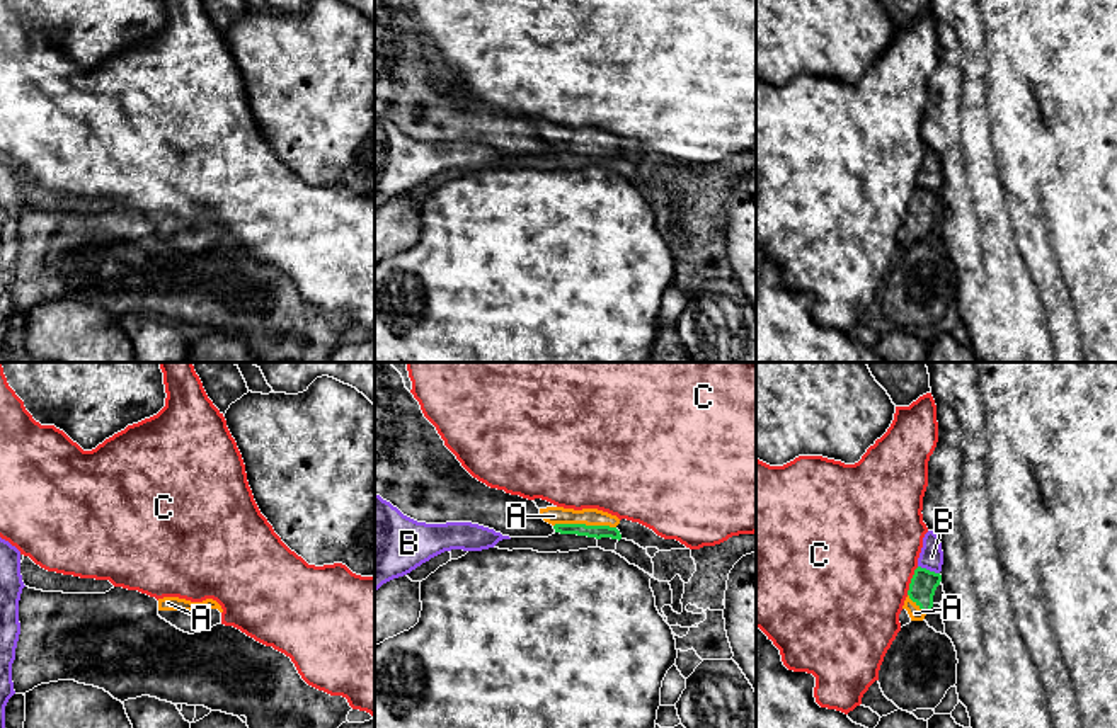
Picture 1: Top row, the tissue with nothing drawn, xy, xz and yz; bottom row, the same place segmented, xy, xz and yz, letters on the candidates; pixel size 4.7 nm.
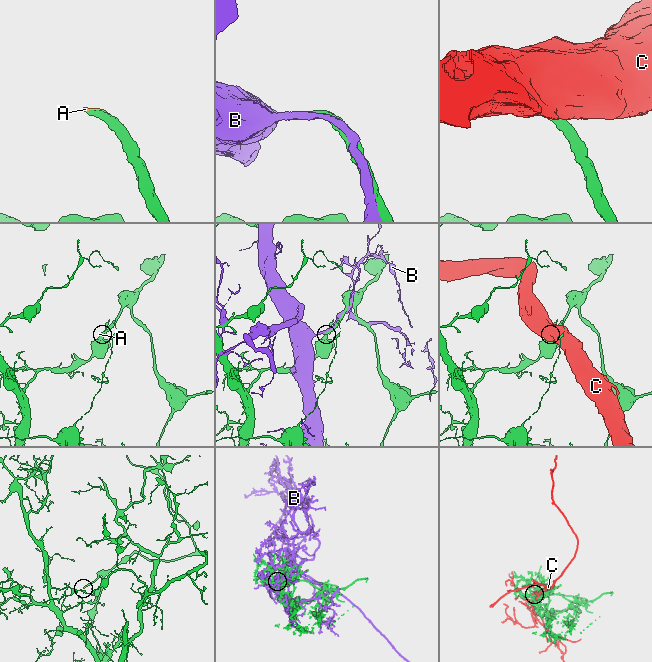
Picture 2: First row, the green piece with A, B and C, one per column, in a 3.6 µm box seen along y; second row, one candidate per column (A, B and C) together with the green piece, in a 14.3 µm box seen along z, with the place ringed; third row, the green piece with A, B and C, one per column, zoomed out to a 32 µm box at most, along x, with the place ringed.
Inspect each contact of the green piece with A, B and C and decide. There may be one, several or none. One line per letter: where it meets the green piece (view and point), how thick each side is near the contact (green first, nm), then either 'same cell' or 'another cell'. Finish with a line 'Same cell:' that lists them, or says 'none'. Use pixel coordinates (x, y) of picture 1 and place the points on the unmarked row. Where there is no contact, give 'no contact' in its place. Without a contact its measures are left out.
A: xz (584, 143) | 60/80 nm | same cell
B: yz (928, 189) | 130/110 nm | another cell
C: yz (911, 199) | 130/500 nm | another cell
Same cell: A

